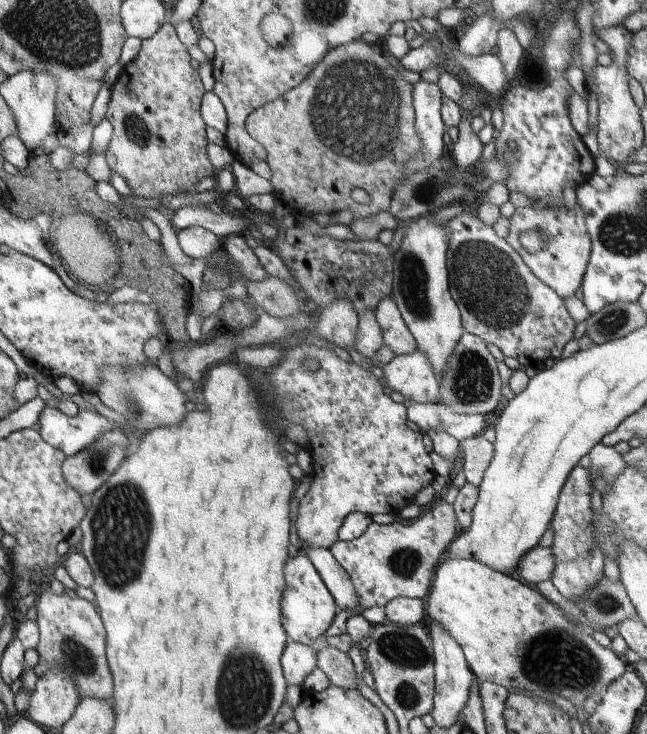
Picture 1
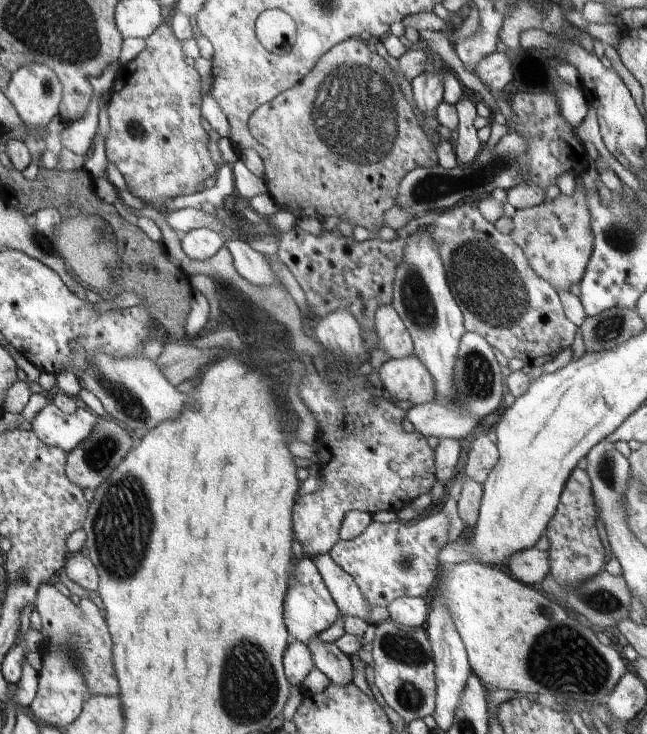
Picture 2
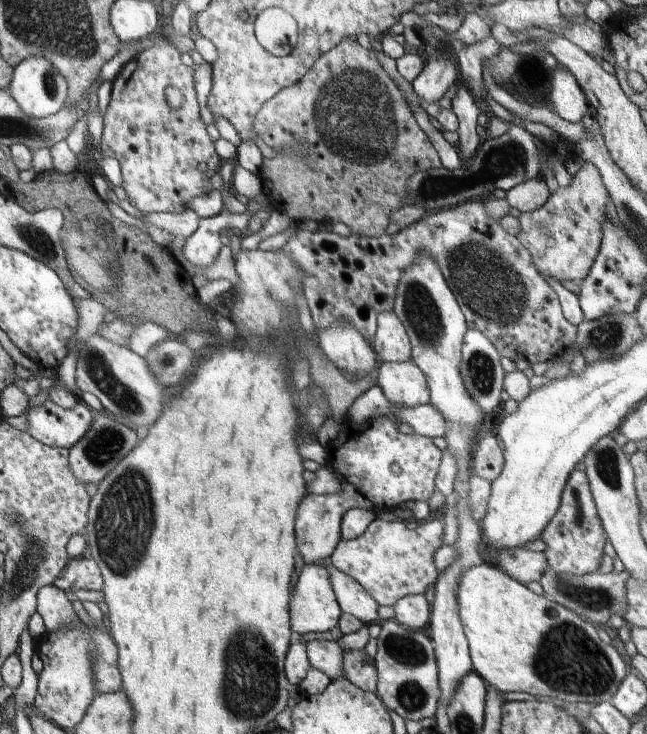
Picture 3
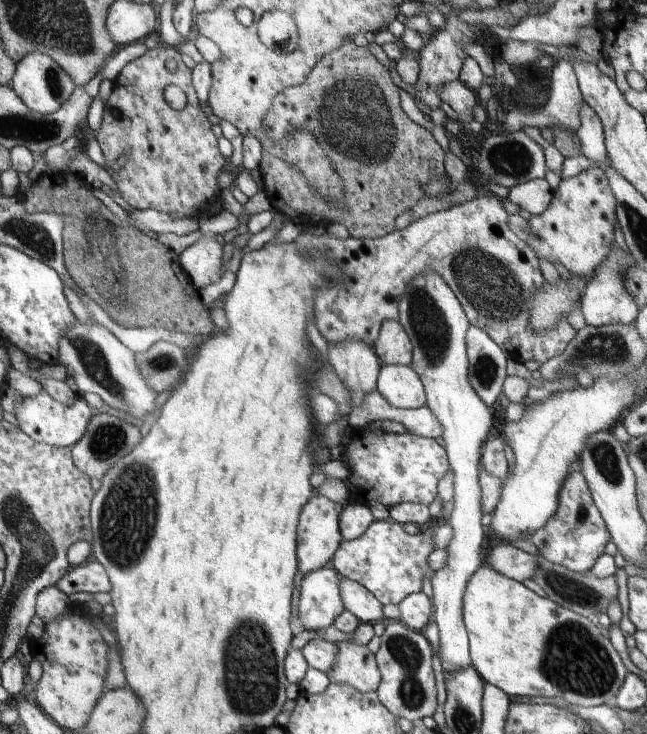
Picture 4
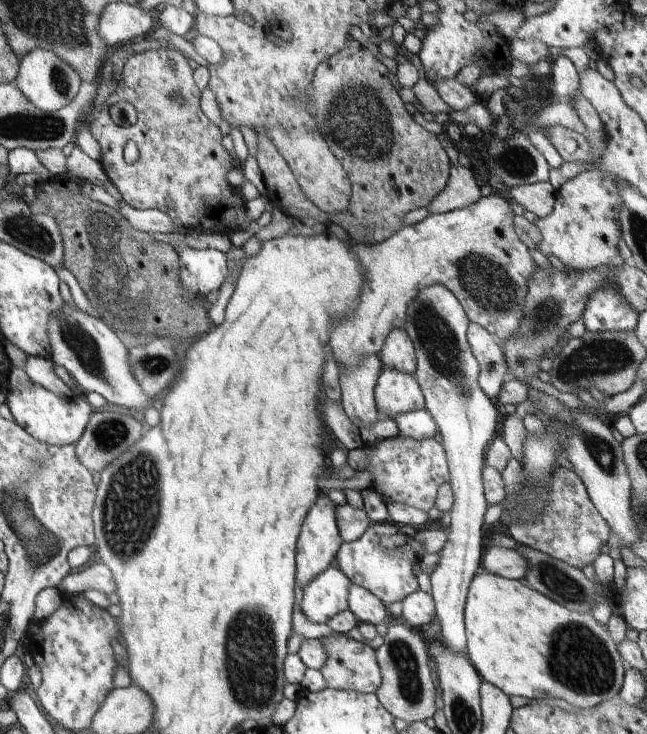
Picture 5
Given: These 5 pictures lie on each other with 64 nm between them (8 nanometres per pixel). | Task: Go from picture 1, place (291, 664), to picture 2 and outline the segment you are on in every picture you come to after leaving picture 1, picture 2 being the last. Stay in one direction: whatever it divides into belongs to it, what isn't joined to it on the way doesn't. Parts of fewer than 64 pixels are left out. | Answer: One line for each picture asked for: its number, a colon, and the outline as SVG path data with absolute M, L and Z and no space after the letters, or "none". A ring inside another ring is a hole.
2: M289 640L289 646L283 652L283 674L289 686L301 686L305 676L315 670L315 664L311 660L311 652L305 644Z

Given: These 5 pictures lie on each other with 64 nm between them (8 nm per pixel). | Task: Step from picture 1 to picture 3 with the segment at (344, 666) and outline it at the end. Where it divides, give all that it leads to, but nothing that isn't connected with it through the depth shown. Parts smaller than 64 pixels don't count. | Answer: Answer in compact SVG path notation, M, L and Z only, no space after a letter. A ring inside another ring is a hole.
M309 640L305 642L309 666L323 672L331 682L345 678L343 672L343 648L339 642L323 642L323 640Z

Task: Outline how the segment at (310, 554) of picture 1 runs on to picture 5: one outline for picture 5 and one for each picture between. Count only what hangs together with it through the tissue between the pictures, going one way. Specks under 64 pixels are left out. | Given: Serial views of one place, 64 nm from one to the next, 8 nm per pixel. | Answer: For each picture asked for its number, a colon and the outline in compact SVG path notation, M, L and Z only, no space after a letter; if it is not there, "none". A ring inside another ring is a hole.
2: M321 552L321 554L311 554L309 556L311 562L315 564L335 608L345 614L345 616L359 616L363 620L367 620L367 612L369 612L369 604L363 600L361 592L357 590L355 582L349 578L347 572L343 572L331 558L329 552Z
3: M327 560L321 566L327 572L327 582L331 586L331 592L333 592L333 598L335 598L339 610L343 614L351 614L353 618L357 618L359 622L363 622L363 626L379 624L377 622L377 604L359 584L355 580L351 580L347 574L333 568Z
4: M339 576L339 596L341 596L345 612L351 612L361 624L383 622L383 618L381 618L383 606L361 584Z
5: M347 584L347 594L345 594L345 602L347 602L347 610L355 616L355 620L359 624L381 624L381 622L389 622L385 606L373 596L369 594L365 588L357 586L357 584Z

